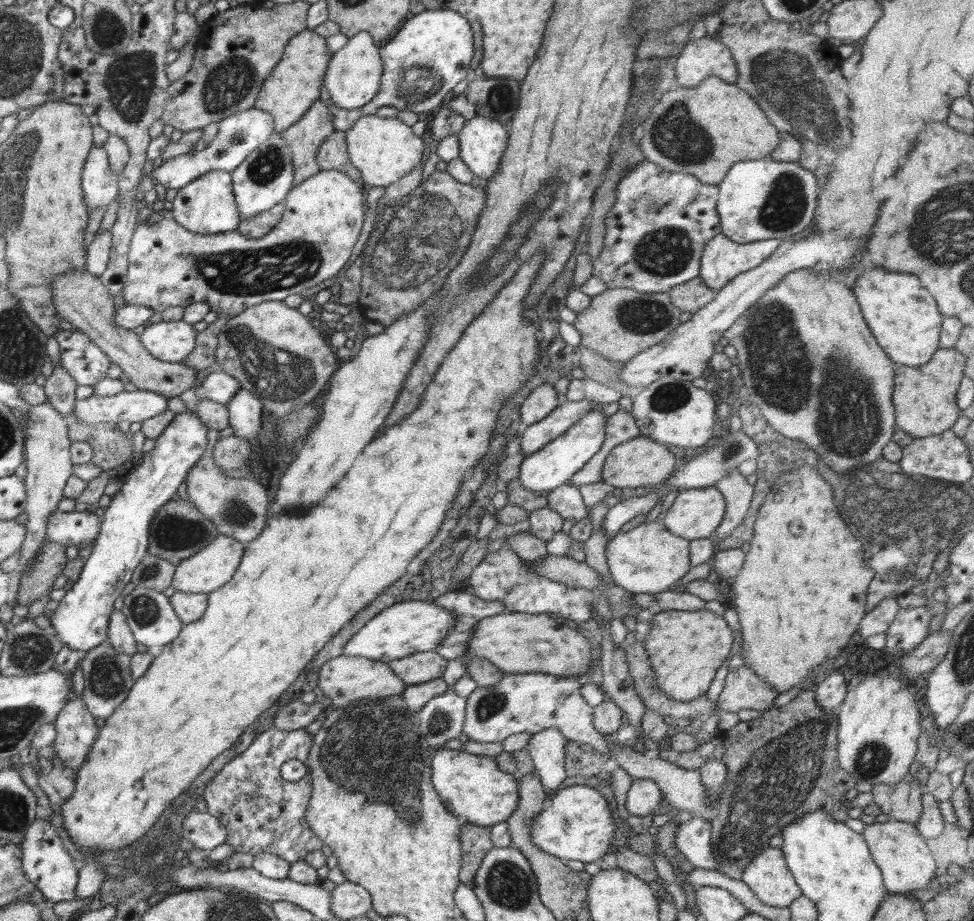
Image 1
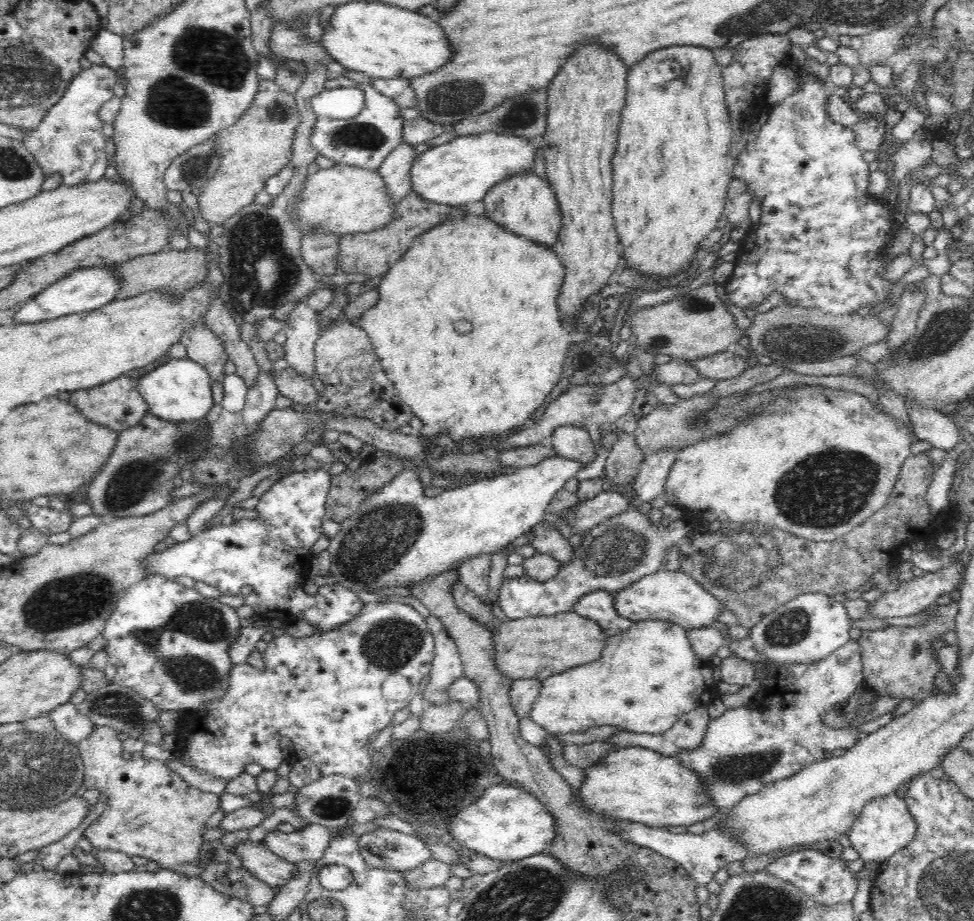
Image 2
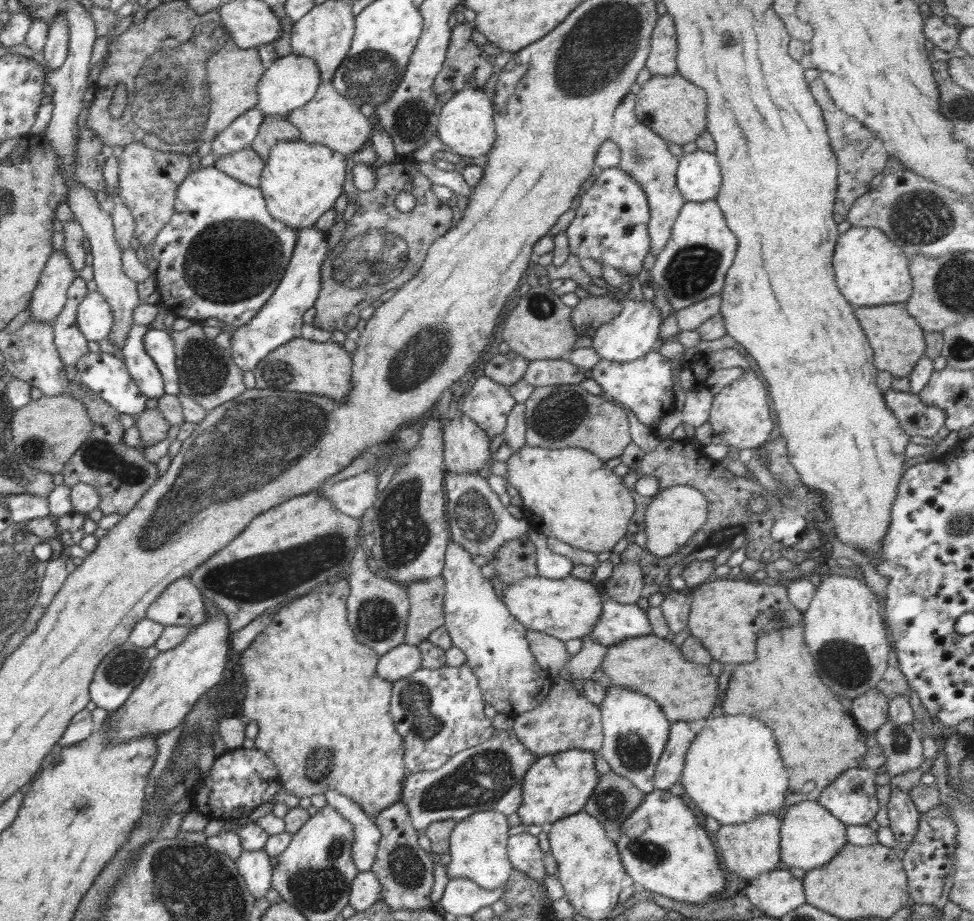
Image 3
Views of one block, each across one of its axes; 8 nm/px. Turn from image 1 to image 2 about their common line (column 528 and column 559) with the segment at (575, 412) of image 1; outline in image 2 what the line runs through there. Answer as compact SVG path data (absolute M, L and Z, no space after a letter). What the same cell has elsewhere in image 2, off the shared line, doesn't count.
M557 426L547 442L556 454L582 463L582 468L596 458L595 438L584 427Z

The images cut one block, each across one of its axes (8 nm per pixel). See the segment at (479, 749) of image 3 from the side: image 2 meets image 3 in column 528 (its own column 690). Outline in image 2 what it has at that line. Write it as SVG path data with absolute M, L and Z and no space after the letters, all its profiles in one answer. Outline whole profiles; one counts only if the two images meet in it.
M749 637L730 643L729 649L732 656L751 663L764 664L768 675L761 681L760 689L754 699L741 707L728 709L721 716L711 719L704 743L699 748L683 751L677 755L684 767L698 773L700 781L706 787L708 798L712 799L712 803L716 803L718 810L722 811L730 810L739 800L757 793L767 784L787 779L802 768L824 760L824 754L828 752L832 755L836 749L846 751L855 746L858 742L858 729L854 727L838 729L824 725L821 716L832 709L841 712L841 702L852 697L857 689L865 688L861 649L854 640L850 640L848 644L844 644L824 660L812 664L792 664L792 666L782 666L766 661L754 649L754 643Z

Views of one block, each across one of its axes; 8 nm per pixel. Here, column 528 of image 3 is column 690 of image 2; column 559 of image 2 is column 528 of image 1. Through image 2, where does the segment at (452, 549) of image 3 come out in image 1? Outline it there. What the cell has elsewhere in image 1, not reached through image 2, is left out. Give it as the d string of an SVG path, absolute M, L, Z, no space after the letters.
M543 673L503 674L502 681L498 685L476 688L474 693L468 696L463 733L473 742L501 744L512 734L520 734L521 732L527 732L531 735L541 734L544 730L554 726L566 738L573 740L573 742L586 744L595 752L608 755L610 758L609 742L601 732L596 730L593 723L593 706L590 706L586 699L580 695L582 690L577 677L551 676Z

